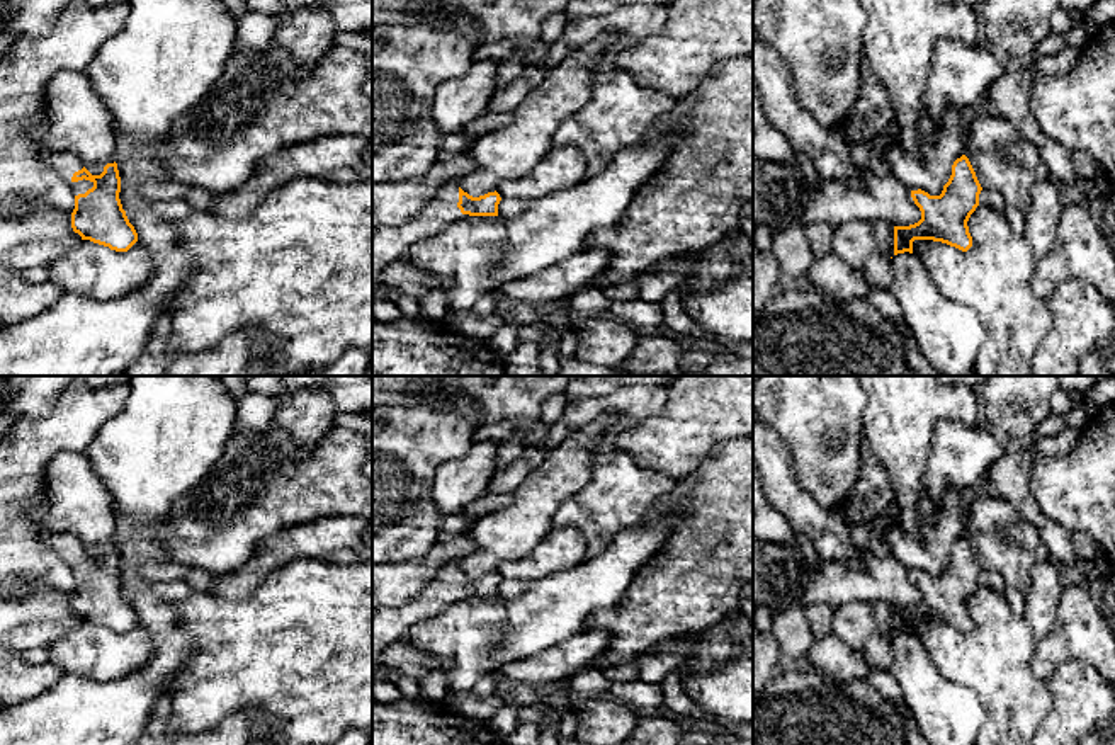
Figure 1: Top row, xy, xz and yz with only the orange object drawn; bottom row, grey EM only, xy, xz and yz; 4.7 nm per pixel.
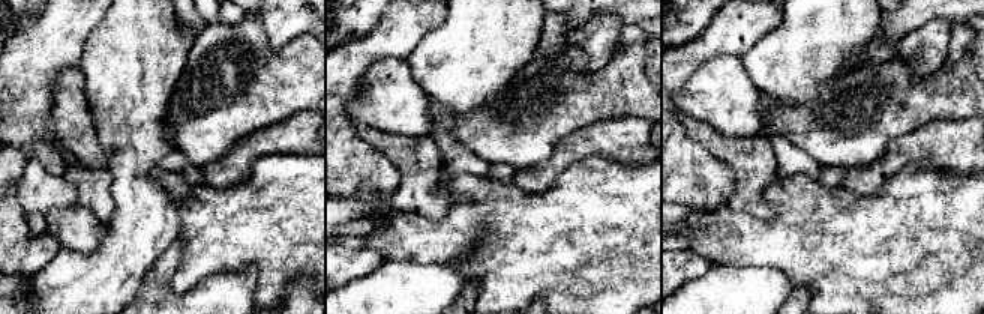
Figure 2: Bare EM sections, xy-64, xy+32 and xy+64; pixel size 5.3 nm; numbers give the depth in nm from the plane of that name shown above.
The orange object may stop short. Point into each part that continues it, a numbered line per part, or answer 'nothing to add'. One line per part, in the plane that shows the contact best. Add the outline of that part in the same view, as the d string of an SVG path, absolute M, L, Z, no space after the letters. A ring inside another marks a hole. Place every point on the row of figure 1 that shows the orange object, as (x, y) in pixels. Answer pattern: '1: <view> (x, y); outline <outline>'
1: xy (65, 164); outline M44 150L42 160L46 162L46 165L54 168L61 179L65 179L70 184L75 196L85 194L88 189L93 187L93 182L85 180L85 179L78 182L71 180L73 173L83 168L83 162L76 158L75 155L53 153L53 151Z

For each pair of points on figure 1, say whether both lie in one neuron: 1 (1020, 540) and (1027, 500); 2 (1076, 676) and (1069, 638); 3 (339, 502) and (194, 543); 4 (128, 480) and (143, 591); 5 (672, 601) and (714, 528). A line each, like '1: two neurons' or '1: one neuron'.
1: two neurons
2: two neurons
3: one neuron
4: one neuron
5: one neuron

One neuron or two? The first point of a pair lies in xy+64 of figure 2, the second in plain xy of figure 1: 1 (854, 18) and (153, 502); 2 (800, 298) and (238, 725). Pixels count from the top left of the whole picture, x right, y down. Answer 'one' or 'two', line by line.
1: one
2: one

